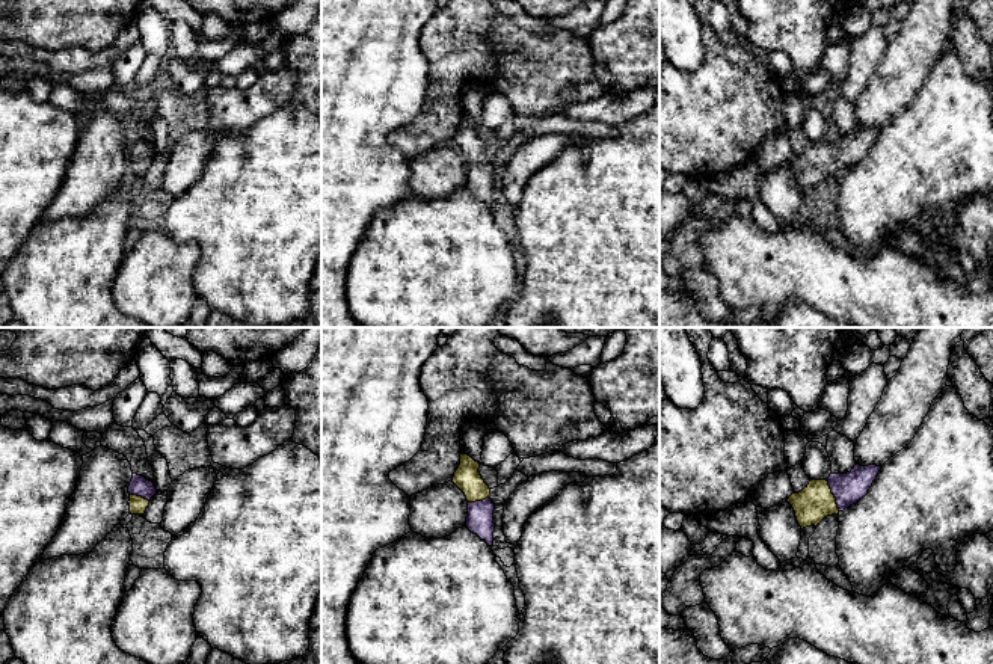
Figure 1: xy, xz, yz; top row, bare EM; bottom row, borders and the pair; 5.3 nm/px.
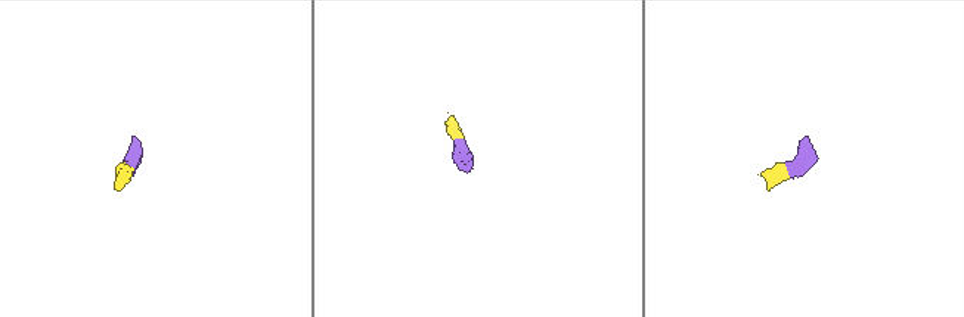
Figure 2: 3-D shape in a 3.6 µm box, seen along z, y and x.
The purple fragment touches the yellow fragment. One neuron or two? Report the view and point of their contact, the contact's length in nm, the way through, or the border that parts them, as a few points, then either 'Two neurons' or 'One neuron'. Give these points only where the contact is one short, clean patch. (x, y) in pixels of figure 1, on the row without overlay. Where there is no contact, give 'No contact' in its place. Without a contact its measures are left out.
Touches purple at yz (833, 156). Shared border 180 nm. Path across: yz (848, 150), (833, 156), (814, 165). One neuron

